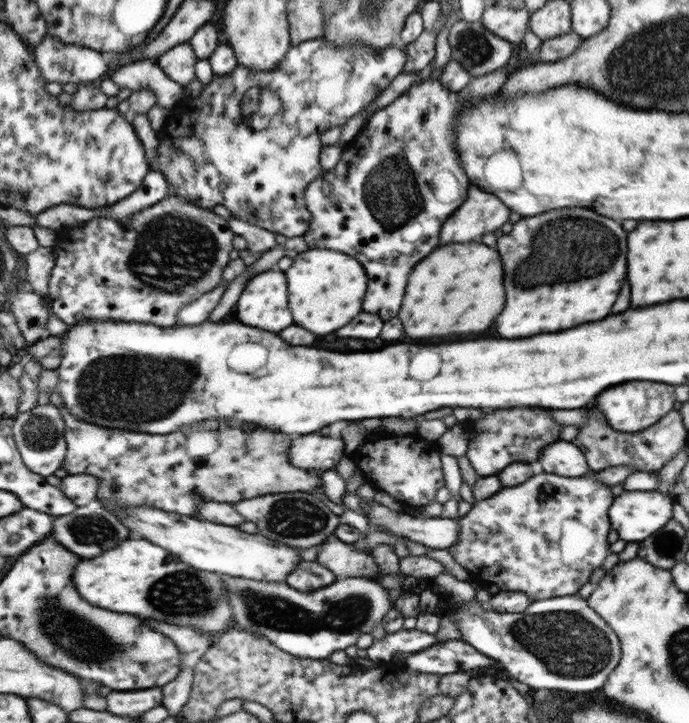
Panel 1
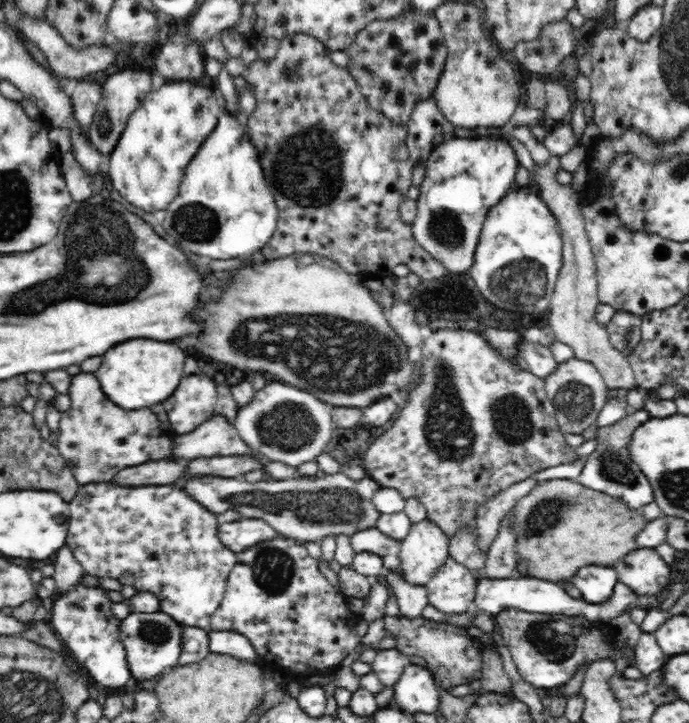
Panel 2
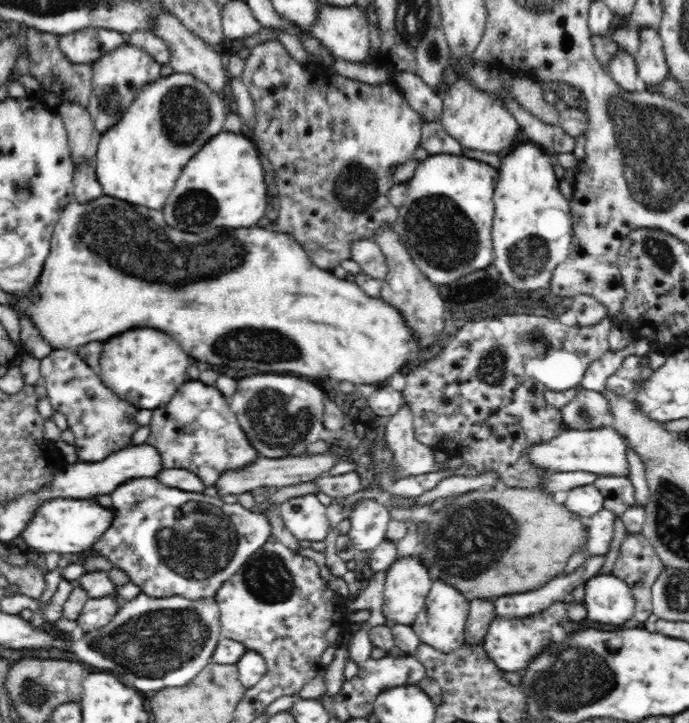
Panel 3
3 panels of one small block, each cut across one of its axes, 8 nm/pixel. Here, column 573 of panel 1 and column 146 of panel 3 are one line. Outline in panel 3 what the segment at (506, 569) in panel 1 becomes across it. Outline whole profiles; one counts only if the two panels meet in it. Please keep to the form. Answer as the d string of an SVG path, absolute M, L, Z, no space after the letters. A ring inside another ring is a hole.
M137 477L124 484L119 485L111 494L111 507L115 511L115 520L112 522L109 529L98 538L98 542L94 544L94 549L98 551L98 554L110 558L118 568L126 570L132 578L132 583L138 585L142 589L142 593L148 594L153 597L165 597L170 595L184 595L190 599L212 599L214 595L217 595L218 590L222 587L222 584L226 583L226 580L230 580L234 573L249 559L250 555L253 555L259 548L262 548L263 544L271 535L271 524L268 524L267 518L264 515L244 509L242 505L227 504L226 500L219 499L217 496L203 495L196 492L182 492L178 488L168 488L160 484L155 477Z

